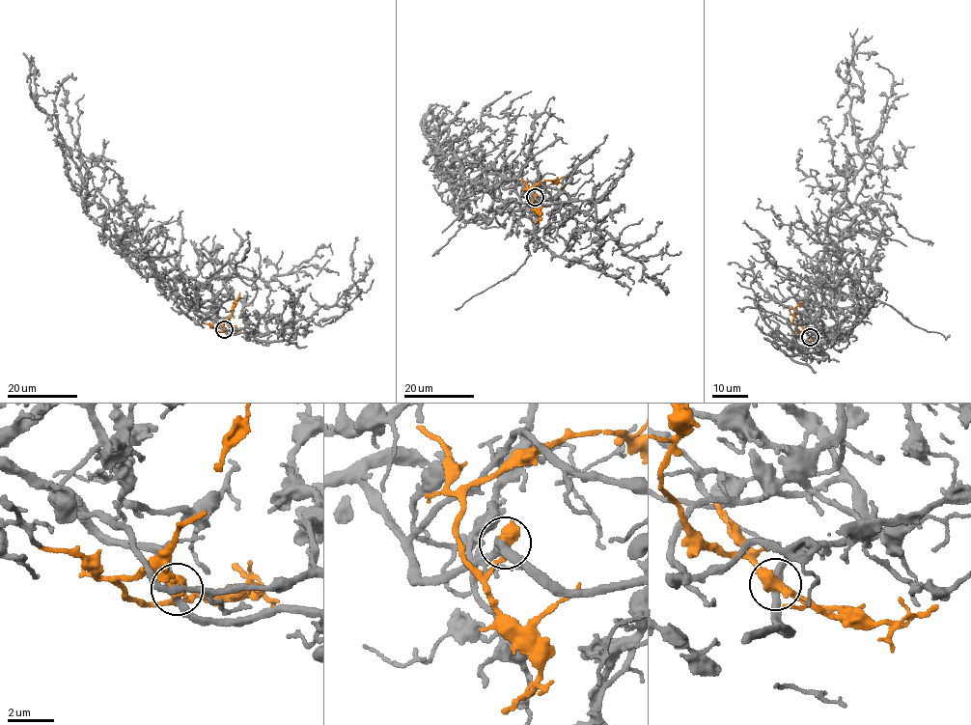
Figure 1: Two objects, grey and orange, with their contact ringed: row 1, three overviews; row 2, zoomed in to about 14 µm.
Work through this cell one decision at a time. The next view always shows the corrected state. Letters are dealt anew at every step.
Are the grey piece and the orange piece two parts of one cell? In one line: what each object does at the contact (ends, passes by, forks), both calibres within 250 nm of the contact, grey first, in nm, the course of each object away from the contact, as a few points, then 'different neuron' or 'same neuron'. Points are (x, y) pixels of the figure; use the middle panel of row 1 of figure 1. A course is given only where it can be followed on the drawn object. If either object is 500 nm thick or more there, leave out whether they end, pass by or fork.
340/600 nm | grey via (535, 197), (522, 203), (499, 173), (451, 149), (437, 160), (440, 129), (423, 129), (430, 112), (430, 126) | orange via (535, 197), (533, 201), (529, 199), (528, 193), (536, 183), (550, 180), (563, 183), (564, 188) | same neuron

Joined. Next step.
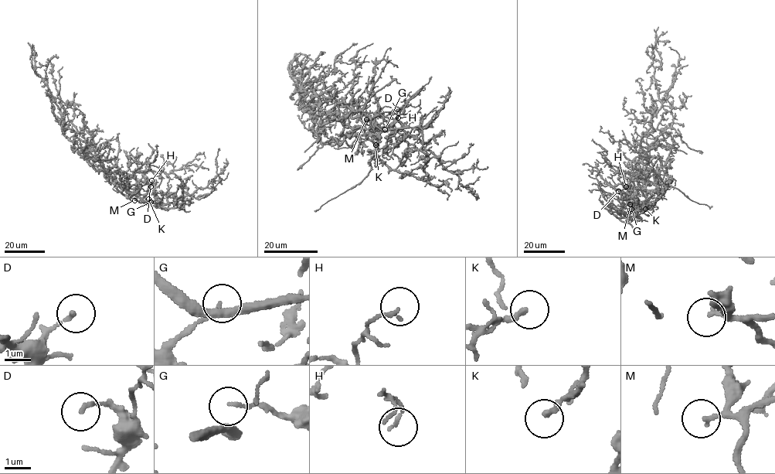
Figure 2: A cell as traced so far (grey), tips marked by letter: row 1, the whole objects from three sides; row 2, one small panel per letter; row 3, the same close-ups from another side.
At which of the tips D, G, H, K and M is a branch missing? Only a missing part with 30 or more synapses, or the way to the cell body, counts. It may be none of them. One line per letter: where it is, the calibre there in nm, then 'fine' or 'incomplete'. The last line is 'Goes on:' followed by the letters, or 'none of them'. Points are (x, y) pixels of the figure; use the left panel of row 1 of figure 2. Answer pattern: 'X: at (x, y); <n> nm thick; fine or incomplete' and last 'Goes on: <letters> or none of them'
D: at (151, 186); 150 nm thick; fine
G: at (151, 202); 80 nm thick; fine
H: at (151, 180); 130 nm thick; fine
K: at (148, 199); 150 nm thick; fine
M: at (134, 200); 110 nm thick; fine
Goes on: none of them

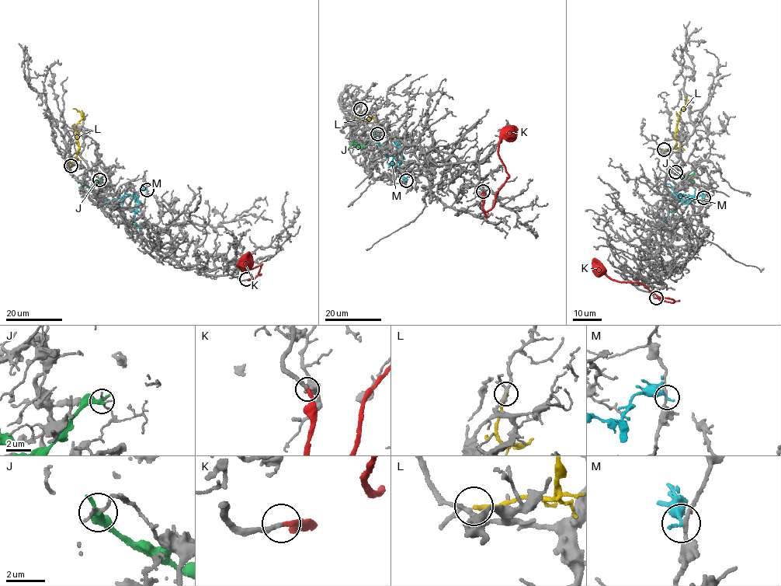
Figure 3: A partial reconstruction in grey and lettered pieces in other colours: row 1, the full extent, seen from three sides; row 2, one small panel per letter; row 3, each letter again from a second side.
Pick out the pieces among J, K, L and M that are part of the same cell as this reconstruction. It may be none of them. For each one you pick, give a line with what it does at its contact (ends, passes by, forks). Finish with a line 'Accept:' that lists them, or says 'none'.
K: it ends there
Accept: K

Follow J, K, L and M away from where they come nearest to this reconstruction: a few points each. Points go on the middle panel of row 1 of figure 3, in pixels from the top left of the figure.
J: (376, 134), (364, 144), (358, 146), (353, 144), (347, 149)
K: (483, 191), (484, 209), (487, 211), (493, 207), (496, 192), (508, 179), (498, 154), (501, 140), (517, 128)
L: (360, 109), (358, 119), (369, 119), (371, 116), (378, 123), (373, 117)
M: (406, 180), (400, 173), (400, 169), (393, 163), (392, 152), (382, 148), (374, 136), (375, 128)

